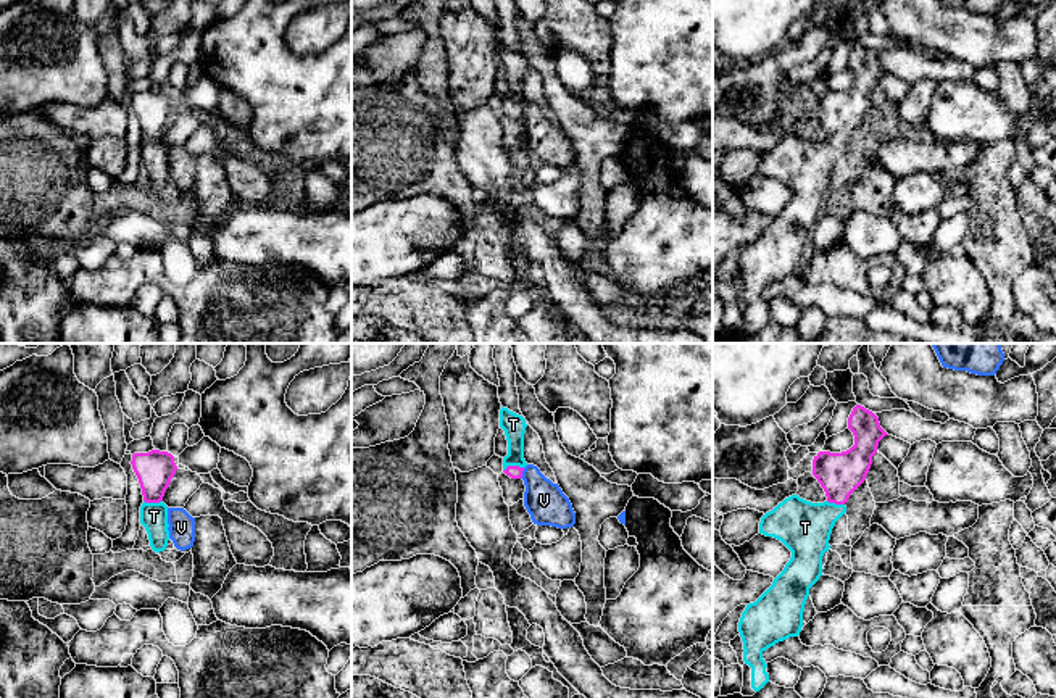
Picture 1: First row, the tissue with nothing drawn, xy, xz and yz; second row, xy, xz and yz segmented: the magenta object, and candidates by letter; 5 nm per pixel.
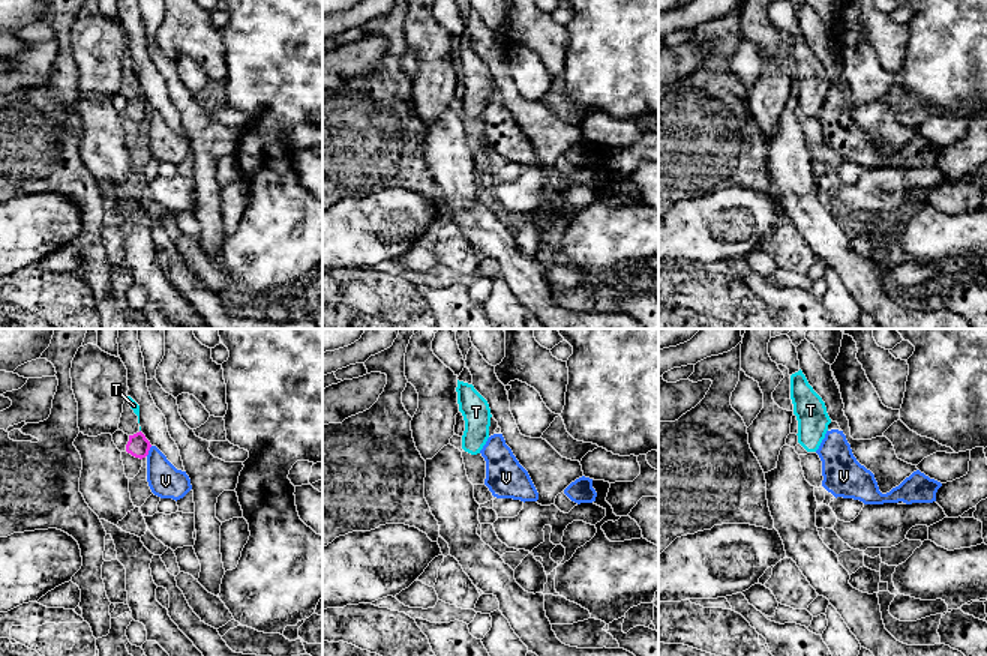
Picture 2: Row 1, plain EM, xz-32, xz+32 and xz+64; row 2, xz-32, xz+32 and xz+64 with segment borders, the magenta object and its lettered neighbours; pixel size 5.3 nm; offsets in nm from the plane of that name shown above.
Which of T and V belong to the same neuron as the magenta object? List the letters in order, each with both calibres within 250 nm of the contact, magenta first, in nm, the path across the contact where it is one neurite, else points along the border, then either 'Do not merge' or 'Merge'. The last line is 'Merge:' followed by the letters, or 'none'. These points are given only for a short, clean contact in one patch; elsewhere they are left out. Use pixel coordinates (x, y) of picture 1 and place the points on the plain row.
T: Thickness 60 nm (magenta) against 120 nm. Path across: xz (513, 110), (513, 105), (513, 63). Merge
V: Thickness 60 nm (magenta) against 200 nm. Do not merge
Merge: T

